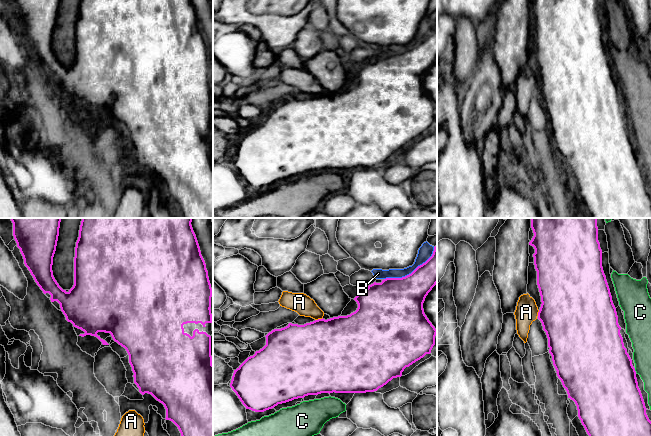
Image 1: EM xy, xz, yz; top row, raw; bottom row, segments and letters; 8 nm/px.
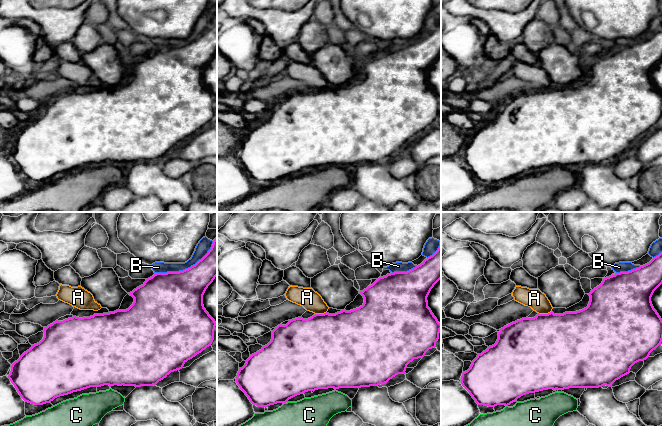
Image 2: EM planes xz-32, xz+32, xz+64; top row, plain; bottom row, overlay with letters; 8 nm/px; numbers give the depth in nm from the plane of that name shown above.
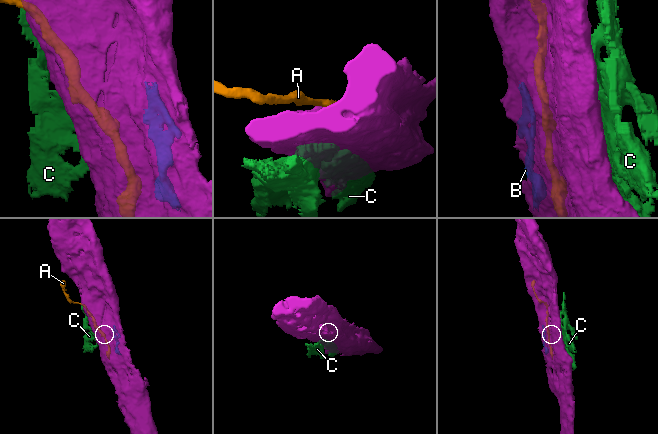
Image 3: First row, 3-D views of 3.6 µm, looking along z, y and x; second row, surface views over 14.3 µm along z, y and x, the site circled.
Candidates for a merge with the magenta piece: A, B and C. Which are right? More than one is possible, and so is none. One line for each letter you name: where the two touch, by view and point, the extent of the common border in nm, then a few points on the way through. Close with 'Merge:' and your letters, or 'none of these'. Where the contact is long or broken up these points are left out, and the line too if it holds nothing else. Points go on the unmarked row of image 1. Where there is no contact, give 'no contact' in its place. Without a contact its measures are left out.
Merge: none of these

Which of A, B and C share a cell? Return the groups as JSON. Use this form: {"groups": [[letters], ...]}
{"groups": [["A"], ["B"], ["C"]]}

